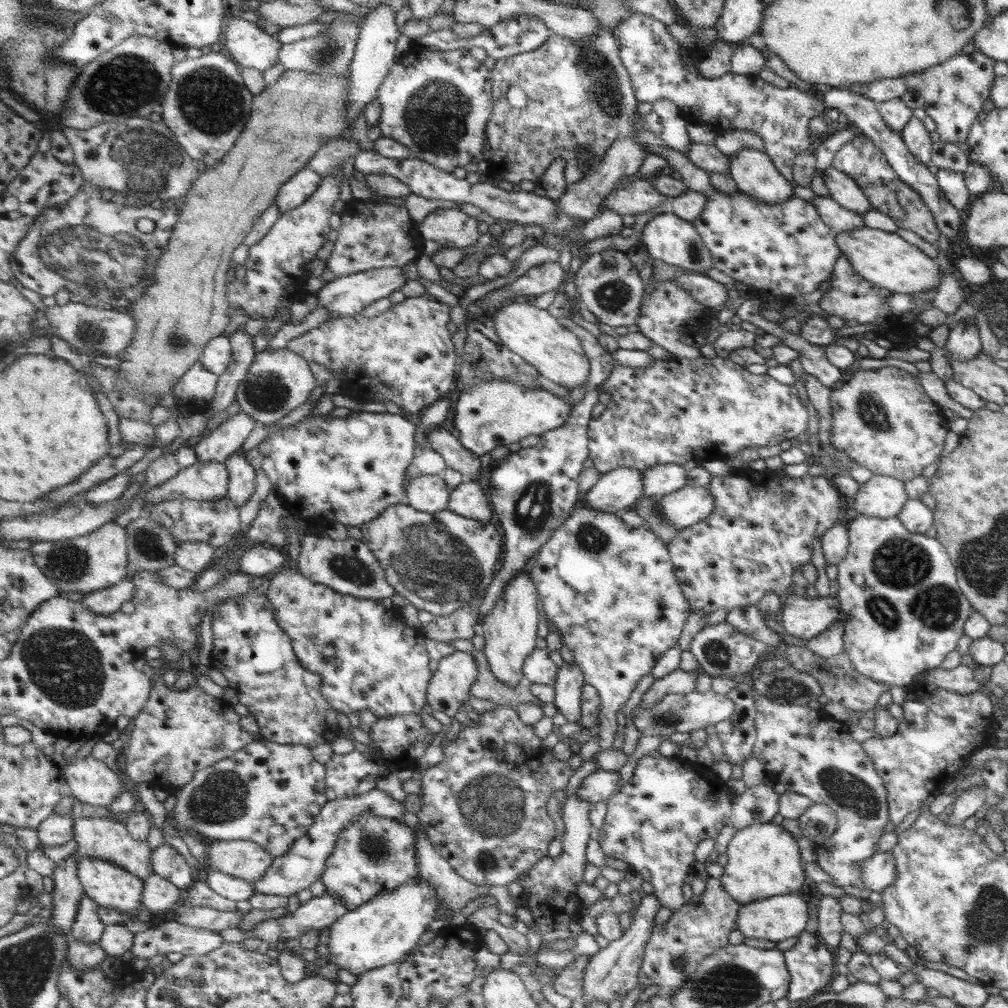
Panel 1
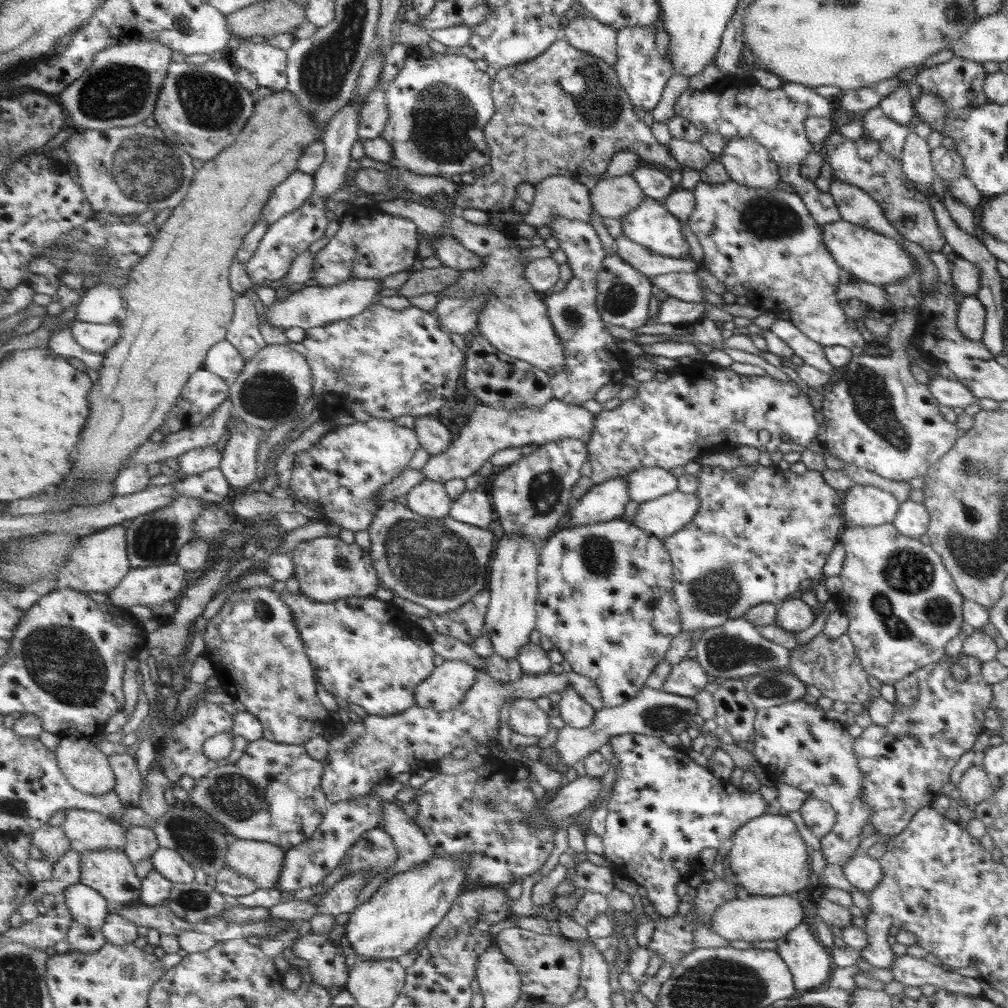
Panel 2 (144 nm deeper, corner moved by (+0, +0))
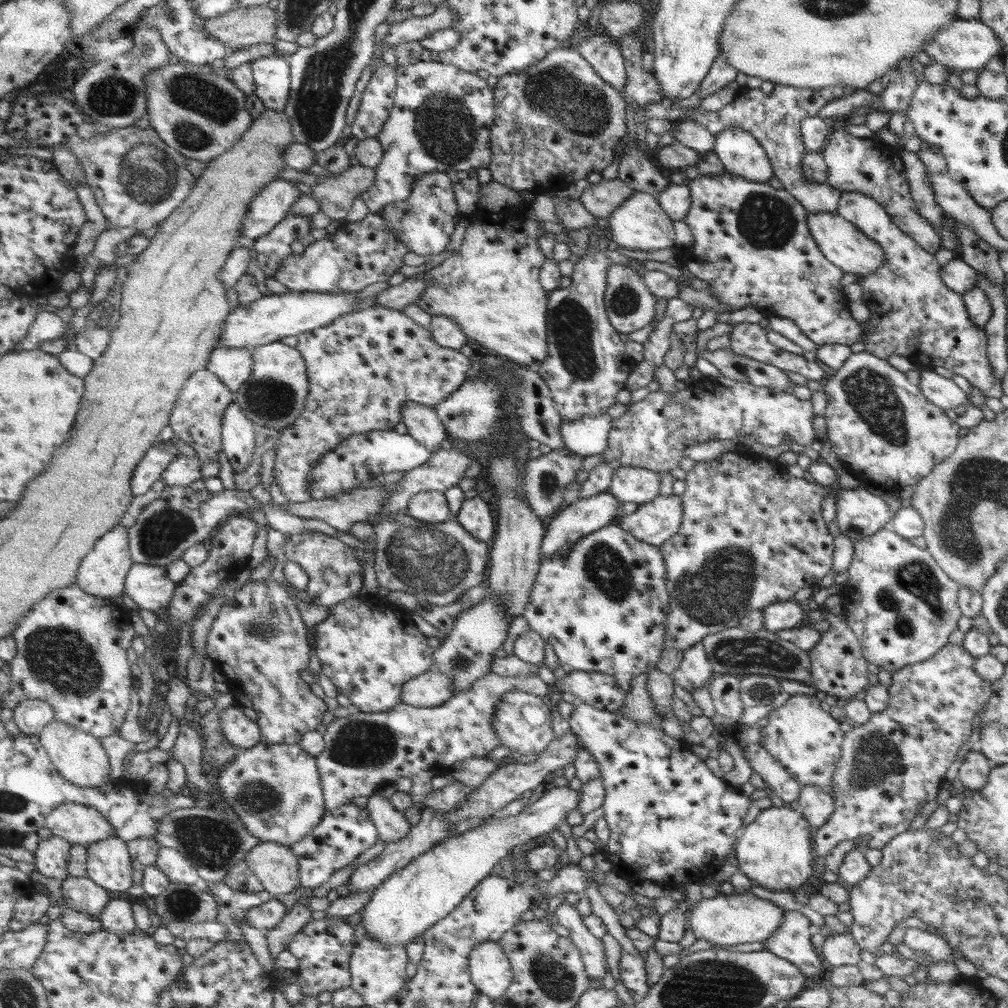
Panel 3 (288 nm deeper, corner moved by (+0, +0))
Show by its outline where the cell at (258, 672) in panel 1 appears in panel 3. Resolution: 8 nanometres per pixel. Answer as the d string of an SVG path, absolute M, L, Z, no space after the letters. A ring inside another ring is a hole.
M275 578L247 584L235 596L237 604L225 604L215 616L213 628L209 630L205 642L207 656L217 666L219 678L233 692L235 702L257 712L257 722L263 728L265 744L301 744L303 736L315 732L317 726L323 722L327 706L321 698L313 694L309 682L305 682L301 676L303 672L309 672L311 644L309 630L301 620L301 612L297 608L297 600L291 598L285 586L275 582Z

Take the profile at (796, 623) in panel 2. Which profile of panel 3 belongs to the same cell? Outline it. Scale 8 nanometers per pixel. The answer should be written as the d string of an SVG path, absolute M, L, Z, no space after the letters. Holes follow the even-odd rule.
M779 602L779 604L769 604L763 608L763 624L767 632L781 632L781 630L793 630L799 628L799 622L803 618L803 610L799 602Z

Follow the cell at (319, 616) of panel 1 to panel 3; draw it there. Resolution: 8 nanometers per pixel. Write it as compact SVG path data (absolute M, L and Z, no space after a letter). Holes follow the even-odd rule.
M381 596L349 598L327 608L327 618L313 630L313 650L321 664L323 676L353 702L353 710L391 712L403 704L405 684L433 672L435 652L419 632L419 624L411 620L405 608L393 606Z

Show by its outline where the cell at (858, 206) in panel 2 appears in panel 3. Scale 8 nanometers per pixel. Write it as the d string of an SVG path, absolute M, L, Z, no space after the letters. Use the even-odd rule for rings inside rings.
M839 192L837 214L859 228L865 236L881 244L887 262L871 276L857 276L863 288L863 302L871 312L867 324L873 324L871 332L865 332L865 352L887 360L891 354L905 356L909 362L923 370L943 366L953 374L963 376L971 388L977 388L987 398L1001 398L1001 376L995 374L993 364L987 358L987 338L981 330L971 326L963 296L953 292L939 278L941 266L933 254L923 250L911 236L903 234L887 216L887 212L869 196L859 192Z

